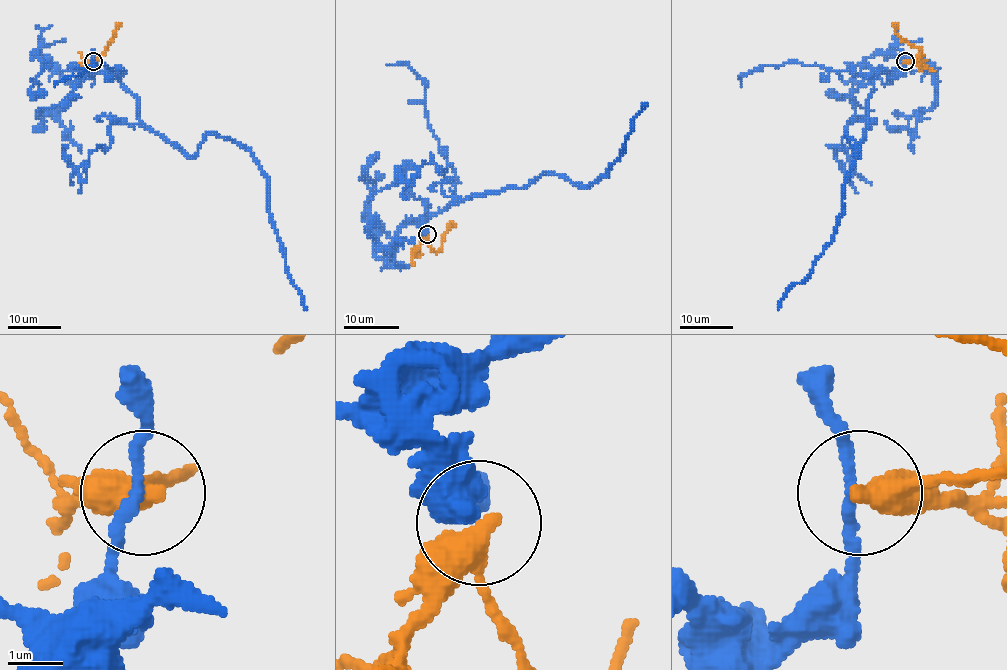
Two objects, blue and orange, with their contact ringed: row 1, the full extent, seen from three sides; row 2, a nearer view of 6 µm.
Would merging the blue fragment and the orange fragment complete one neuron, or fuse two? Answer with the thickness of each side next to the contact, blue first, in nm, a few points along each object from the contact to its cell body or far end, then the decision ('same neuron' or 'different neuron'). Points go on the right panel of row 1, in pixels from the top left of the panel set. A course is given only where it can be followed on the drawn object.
calibres 200 and 400 nm; course blue (904, 61), (896, 74), (876, 77), (857, 156), (846, 134), (858, 151), (839, 225), (779, 310); course orange (905, 61), (915, 61), (922, 51), (901, 38), (893, 22); different neuron

